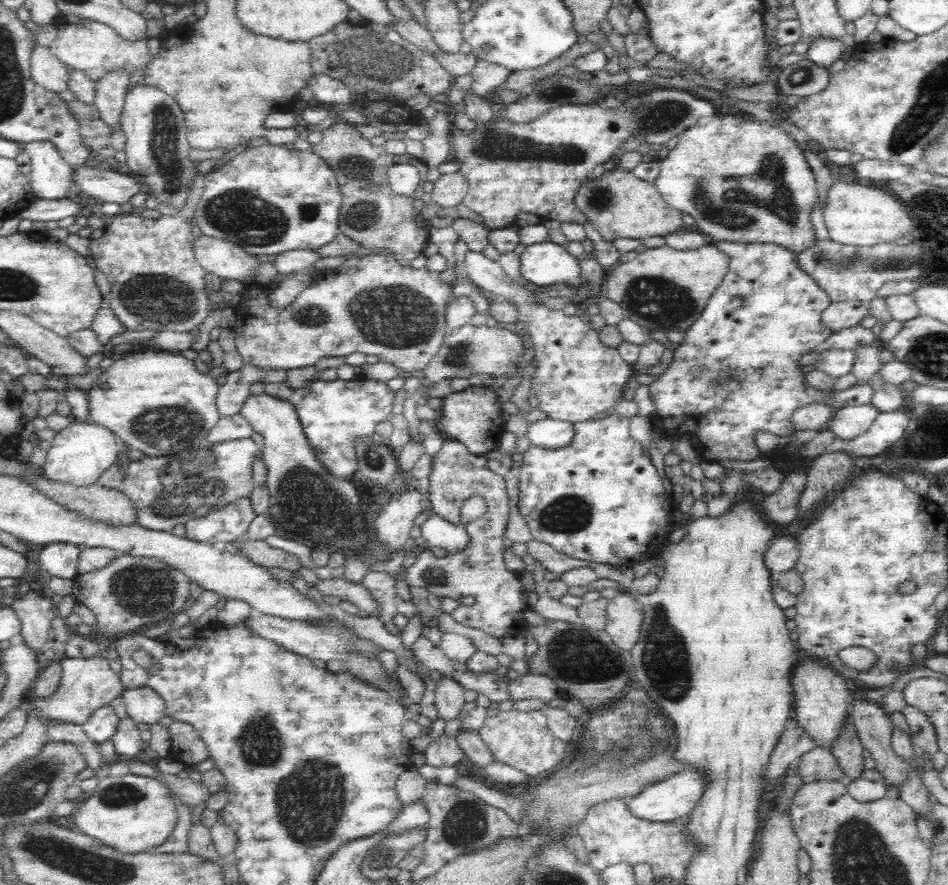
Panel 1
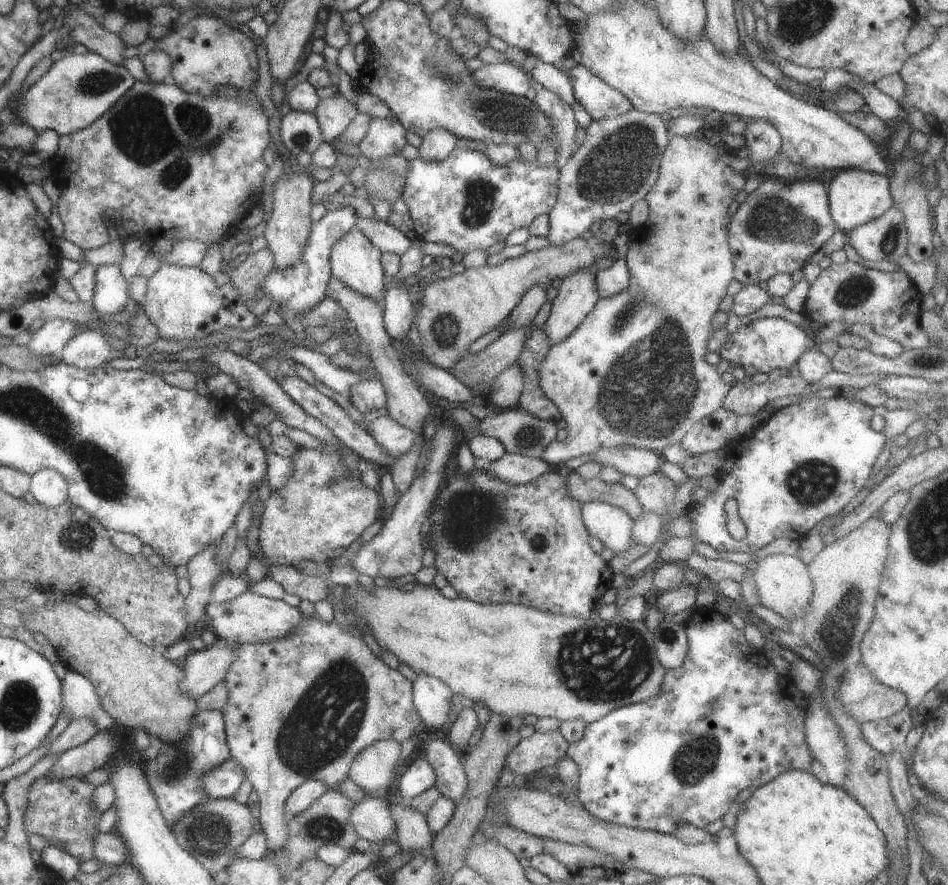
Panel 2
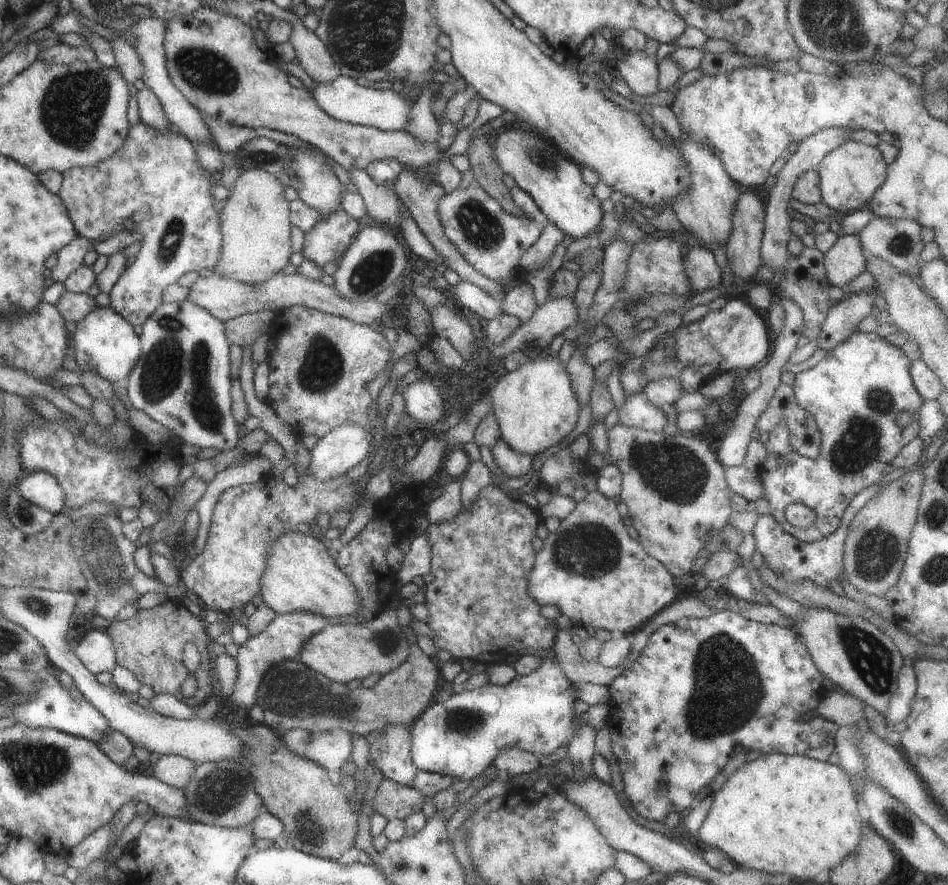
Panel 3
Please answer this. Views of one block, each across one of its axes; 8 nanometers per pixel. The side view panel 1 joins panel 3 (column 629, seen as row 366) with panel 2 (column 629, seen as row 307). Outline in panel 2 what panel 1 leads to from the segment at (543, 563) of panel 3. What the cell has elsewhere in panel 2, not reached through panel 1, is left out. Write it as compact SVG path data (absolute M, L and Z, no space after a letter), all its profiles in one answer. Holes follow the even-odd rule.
M592 500L582 504L580 512L588 534L598 538L602 546L610 549L614 556L625 553L635 543L632 540L634 521L622 508Z

